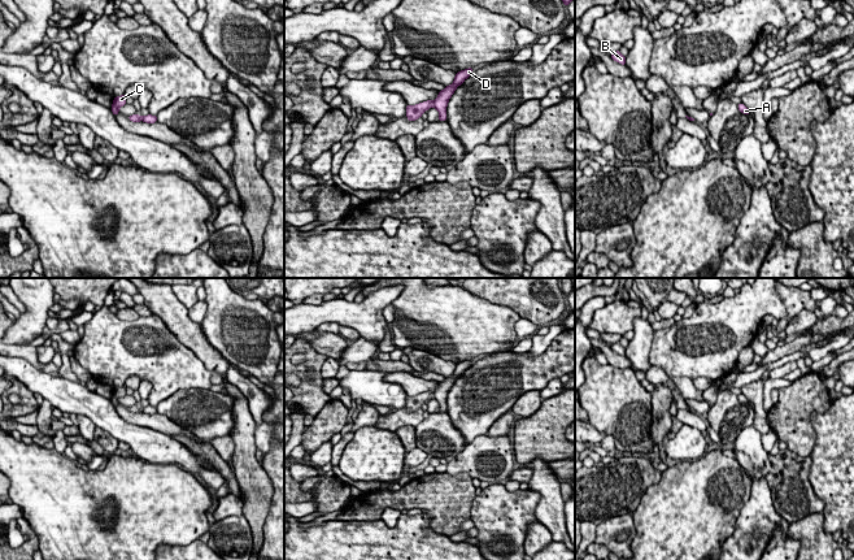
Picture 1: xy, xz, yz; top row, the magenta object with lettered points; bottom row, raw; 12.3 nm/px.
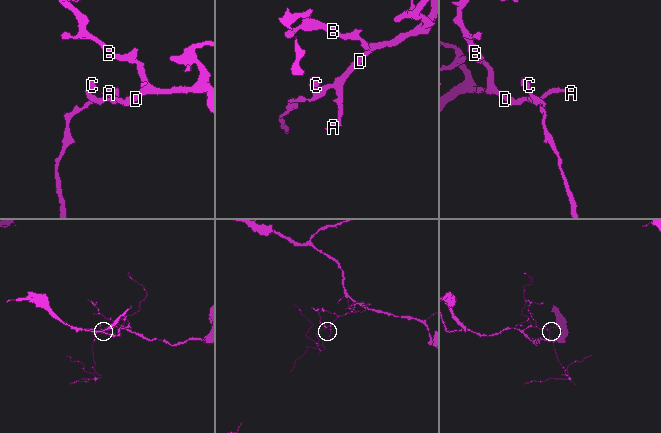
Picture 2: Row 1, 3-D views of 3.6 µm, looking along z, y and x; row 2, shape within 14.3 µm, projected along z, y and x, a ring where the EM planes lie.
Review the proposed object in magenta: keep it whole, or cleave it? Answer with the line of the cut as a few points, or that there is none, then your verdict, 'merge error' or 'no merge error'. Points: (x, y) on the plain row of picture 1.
cut none; no merge error

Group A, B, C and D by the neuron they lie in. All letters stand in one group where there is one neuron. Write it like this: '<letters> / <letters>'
A B C D

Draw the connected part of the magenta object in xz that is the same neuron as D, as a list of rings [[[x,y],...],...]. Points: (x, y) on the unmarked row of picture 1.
[[[472,359],[465,360],[462,363],[456,364],[454,373],[450,377],[446,377],[443,382],[439,383],[439,387],[433,392],[423,392],[417,396],[406,396],[406,408],[408,412],[415,412],[422,408],[422,405],[435,398],[439,403],[437,412],[446,412],[446,396],[450,387],[454,385],[456,379],[463,374],[466,369],[472,365]]]

